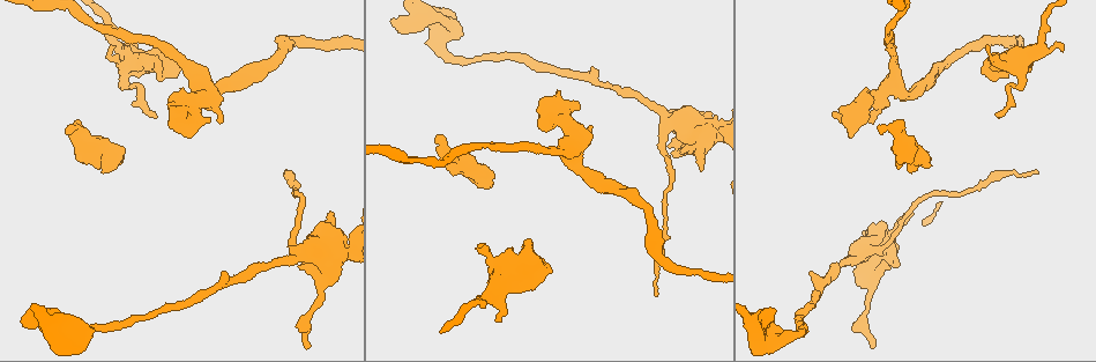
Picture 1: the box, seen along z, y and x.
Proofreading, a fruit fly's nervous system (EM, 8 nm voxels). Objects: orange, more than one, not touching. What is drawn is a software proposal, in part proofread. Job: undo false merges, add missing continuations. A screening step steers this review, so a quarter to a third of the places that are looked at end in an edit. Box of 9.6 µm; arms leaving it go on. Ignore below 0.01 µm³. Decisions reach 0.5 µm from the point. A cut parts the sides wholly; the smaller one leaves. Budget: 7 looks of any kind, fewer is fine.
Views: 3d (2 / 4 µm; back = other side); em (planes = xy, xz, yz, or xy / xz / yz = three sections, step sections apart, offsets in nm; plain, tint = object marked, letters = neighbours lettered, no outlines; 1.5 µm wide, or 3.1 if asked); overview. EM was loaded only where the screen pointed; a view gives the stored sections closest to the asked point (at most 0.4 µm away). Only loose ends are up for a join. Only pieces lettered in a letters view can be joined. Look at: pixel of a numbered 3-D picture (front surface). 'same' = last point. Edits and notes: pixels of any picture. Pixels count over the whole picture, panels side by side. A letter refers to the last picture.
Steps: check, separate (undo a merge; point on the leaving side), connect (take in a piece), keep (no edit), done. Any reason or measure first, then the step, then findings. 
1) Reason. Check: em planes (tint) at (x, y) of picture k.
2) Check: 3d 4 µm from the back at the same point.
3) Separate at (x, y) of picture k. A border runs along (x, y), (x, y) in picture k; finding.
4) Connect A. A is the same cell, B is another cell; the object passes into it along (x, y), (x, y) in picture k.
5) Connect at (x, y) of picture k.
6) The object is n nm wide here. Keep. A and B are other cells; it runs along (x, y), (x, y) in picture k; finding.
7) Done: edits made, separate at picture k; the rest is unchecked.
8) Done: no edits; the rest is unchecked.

Branch stops here. Check: 3d 4 µm at (702, 169) of picture 1.

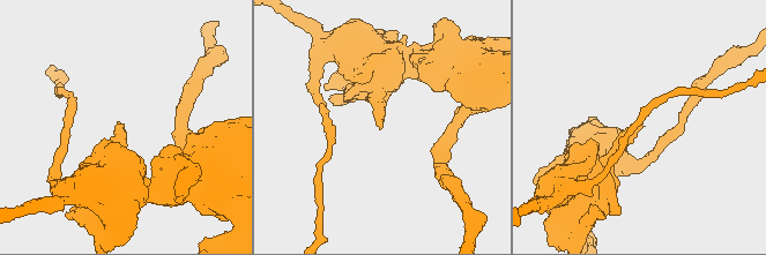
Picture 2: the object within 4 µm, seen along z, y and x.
Need the tissue. Check: em planes (letters) at (379, 127) of picture 2.

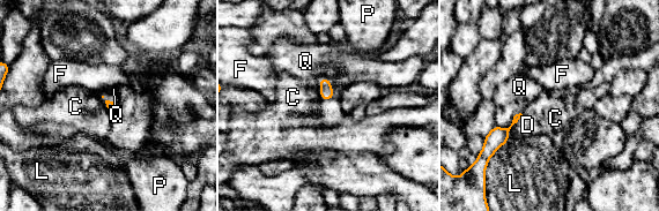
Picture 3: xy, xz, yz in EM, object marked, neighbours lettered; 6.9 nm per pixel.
Keep. C, D, F, L, P and Q are other cells; a border runs along (319, 92), (321, 98) in picture 3; none of them fits.

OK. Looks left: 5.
An open end. Check: em xz step 4 (letters) at (1038, 174) of picture 1.

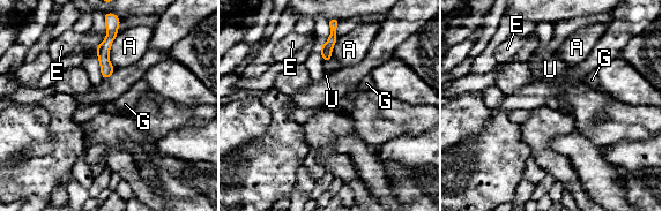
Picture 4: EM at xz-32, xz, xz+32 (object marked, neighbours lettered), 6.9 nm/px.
Another direction. Check: em planes (letters) at the same point.

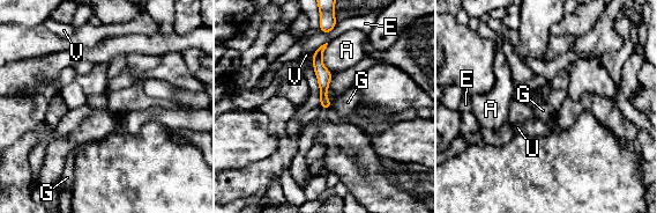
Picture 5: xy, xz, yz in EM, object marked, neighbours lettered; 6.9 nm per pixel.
Keep. A, E, G, U and V are other cells; it runs along (319, 51), (323, 100), (328, 104) in picture 5; no lettered piece goes on from it.

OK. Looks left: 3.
Check: em planes (letters) at (157, 116) of picture 1.

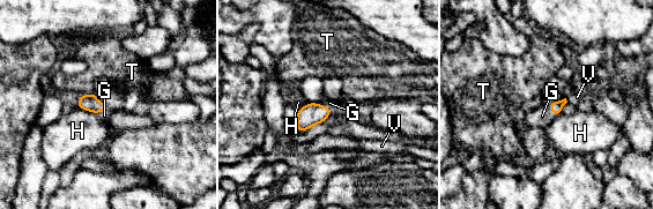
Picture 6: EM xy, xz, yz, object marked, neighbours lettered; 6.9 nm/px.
The object is 80 nm wide here. Connect G. G is the same cell, H, T and V are other cells; the object passes into it along (311, 114), (323, 105), (329, 103) in picture 6; the cell continues.

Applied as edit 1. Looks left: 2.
Done: edits made, connect at picture 6; the rest is unchecked.

